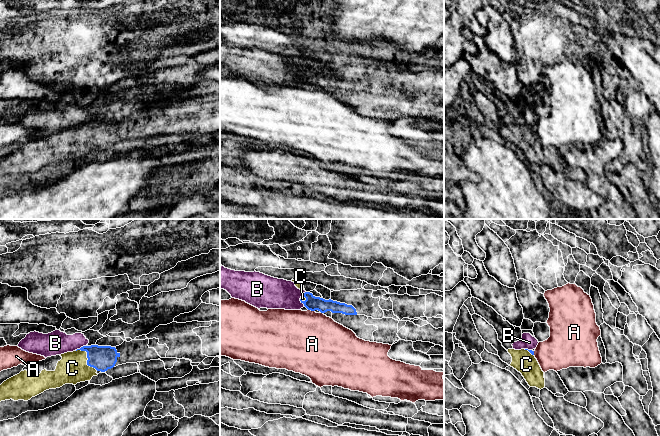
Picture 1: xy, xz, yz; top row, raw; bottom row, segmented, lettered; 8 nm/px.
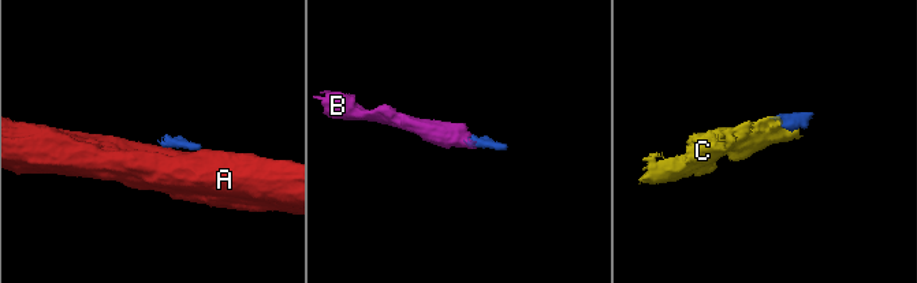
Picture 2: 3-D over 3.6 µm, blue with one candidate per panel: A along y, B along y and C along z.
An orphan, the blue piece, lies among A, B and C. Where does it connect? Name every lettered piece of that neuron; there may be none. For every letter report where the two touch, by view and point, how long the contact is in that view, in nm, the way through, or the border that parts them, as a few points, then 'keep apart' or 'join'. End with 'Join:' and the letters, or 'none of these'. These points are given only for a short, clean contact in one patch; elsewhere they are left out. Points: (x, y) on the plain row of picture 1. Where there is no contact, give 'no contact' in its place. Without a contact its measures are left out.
A: xz (311, 86) | 60 nm | along xz (308, 85), (314, 87) | keep apart
B: xy (81, 123) | 90 nm | along xy (85, 121), (76, 126) | keep apart
C: xy (87, 133) | 240 nm | across xy (102, 134), (87, 133), (78, 142), (72, 144) | join
Join: C

